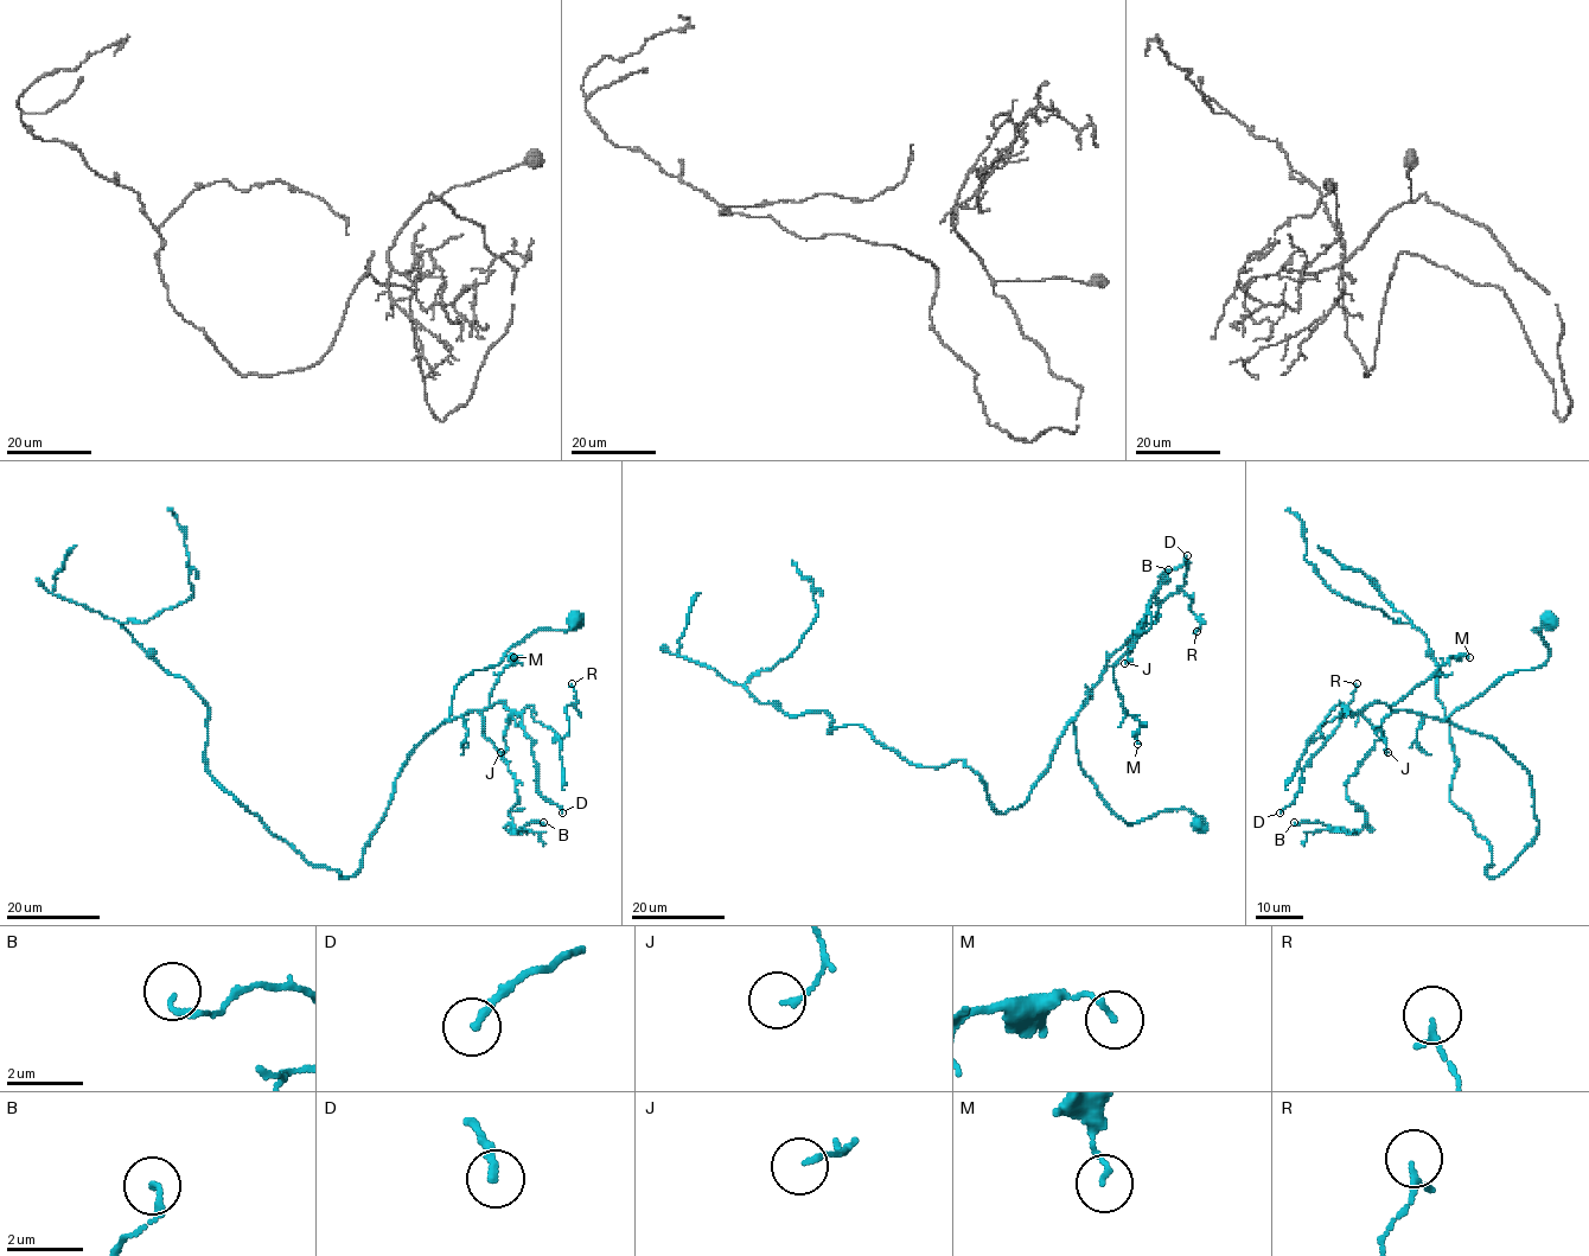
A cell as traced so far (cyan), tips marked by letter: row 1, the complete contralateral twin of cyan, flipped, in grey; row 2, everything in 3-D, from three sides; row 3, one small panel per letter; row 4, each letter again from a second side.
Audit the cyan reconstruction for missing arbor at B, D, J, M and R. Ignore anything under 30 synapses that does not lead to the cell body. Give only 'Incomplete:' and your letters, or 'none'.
Incomplete: none

